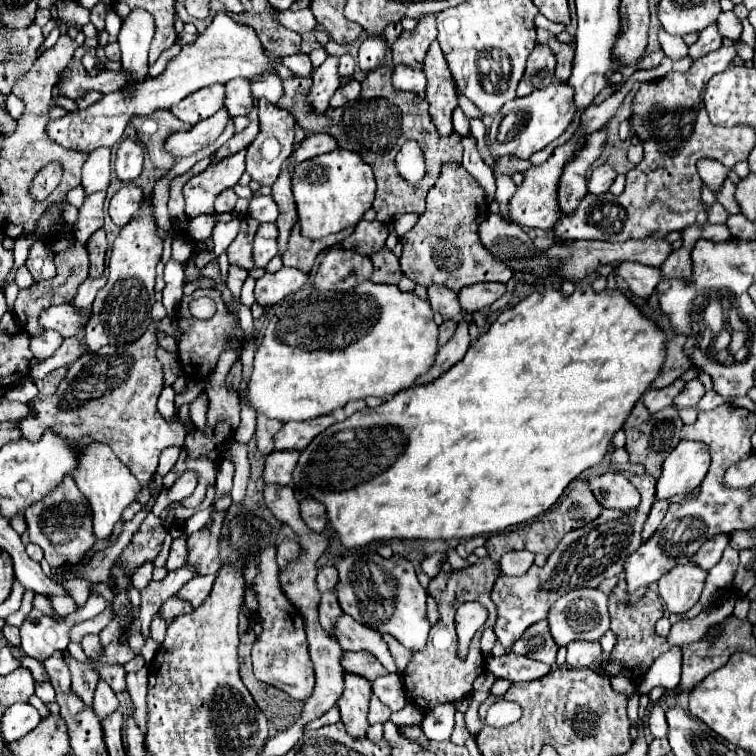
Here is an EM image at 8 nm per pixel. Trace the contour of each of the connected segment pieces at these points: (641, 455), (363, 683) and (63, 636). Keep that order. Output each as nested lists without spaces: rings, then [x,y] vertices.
[[[637,403],[631,411],[631,415],[627,417],[625,425],[623,425],[623,431],[627,435],[627,453],[629,453],[629,463],[633,465],[645,465],[645,473],[651,475],[651,477],[659,477],[661,475],[661,465],[665,461],[665,457],[673,451],[673,447],[677,447],[677,443],[681,441],[679,439],[679,431],[681,431],[681,419],[679,419],[679,413],[677,409],[671,405],[671,407],[665,407],[663,411],[655,413],[655,415],[649,415],[645,405],[643,403]]]
[[[347,673],[345,689],[341,699],[337,701],[337,707],[341,711],[341,721],[345,723],[347,733],[355,739],[367,737],[369,697],[371,697],[371,683],[367,679]]]
[[[33,609],[25,623],[21,625],[21,649],[43,663],[53,651],[65,649],[69,645],[69,627],[75,625],[77,619],[65,617],[63,623],[57,623],[53,617],[47,617]]]

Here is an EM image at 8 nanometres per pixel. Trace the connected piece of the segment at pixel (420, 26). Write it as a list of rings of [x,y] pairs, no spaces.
[[[429,15],[429,19],[421,19],[413,31],[403,31],[399,39],[391,45],[393,63],[407,65],[411,69],[423,69],[425,53],[431,41],[435,39],[437,39],[437,25],[435,17]]]

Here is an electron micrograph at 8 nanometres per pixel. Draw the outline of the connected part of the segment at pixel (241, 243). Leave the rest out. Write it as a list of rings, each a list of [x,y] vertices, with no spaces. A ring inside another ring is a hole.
[[[252,218],[241,223],[239,235],[237,235],[235,241],[227,247],[227,257],[229,257],[229,263],[231,263],[231,265],[243,267],[243,269],[253,269],[253,240],[258,226],[259,222]]]

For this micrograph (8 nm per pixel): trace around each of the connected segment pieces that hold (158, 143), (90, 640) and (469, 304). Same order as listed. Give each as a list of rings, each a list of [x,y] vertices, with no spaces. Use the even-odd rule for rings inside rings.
[[[169,109],[153,111],[147,117],[133,117],[131,125],[137,131],[137,139],[145,145],[153,167],[169,171],[175,163],[175,157],[165,149],[167,137],[177,131],[191,129],[189,123],[181,123]]]
[[[85,635],[81,639],[81,647],[83,647],[85,655],[87,657],[93,657],[93,659],[101,653],[101,643],[99,643],[99,637],[97,635]]]
[[[477,283],[473,287],[465,287],[465,291],[459,293],[461,307],[471,311],[481,311],[485,307],[491,307],[499,297],[503,297],[507,291],[505,283]]]

